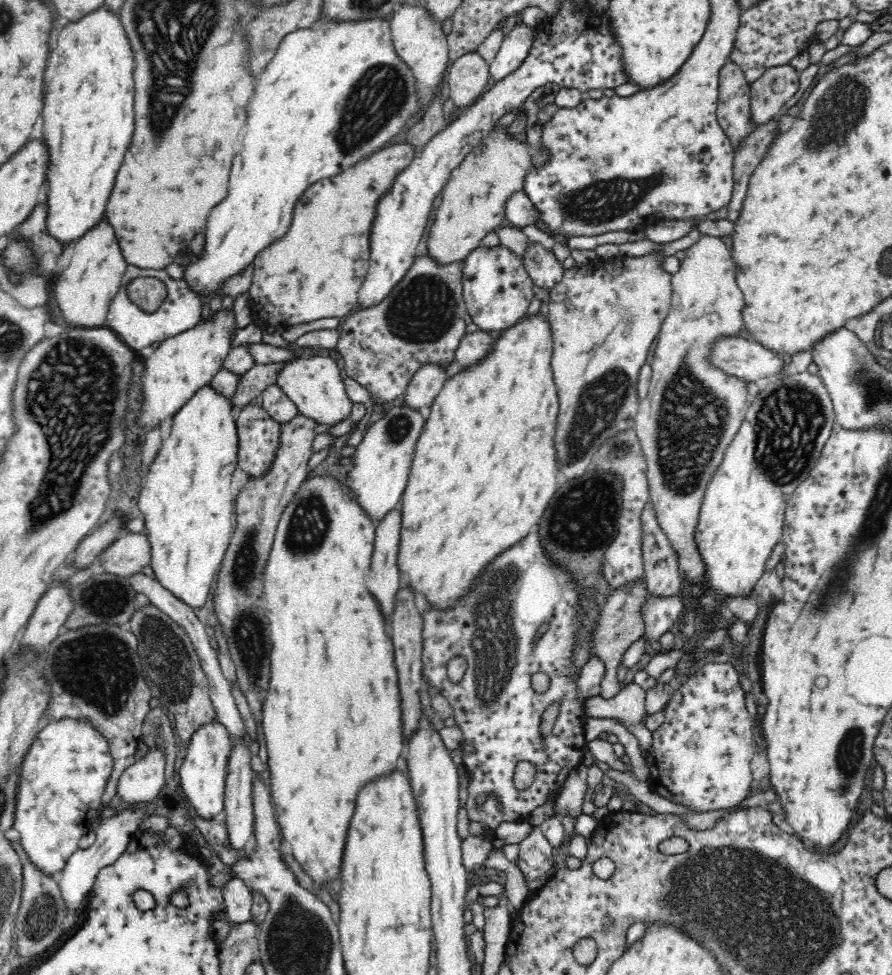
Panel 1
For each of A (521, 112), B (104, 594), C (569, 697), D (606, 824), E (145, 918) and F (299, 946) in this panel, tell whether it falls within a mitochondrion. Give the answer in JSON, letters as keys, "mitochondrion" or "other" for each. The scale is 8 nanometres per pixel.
{"A":"other","B":"mitochondrion","C":"other","D":"other","E":"other","F":"mitochondrion"}

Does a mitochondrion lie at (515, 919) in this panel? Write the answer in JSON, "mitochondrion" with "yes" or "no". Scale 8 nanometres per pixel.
{"mitochondrion":"no"}

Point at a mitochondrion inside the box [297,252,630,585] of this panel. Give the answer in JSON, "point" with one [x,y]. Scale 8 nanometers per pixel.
{"point":[423,309]}

